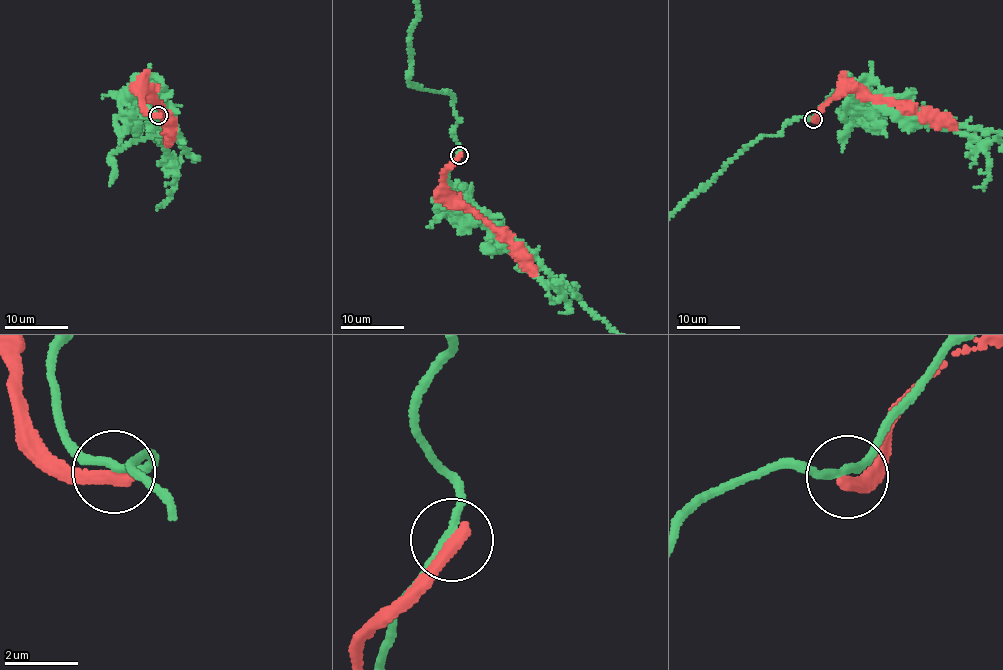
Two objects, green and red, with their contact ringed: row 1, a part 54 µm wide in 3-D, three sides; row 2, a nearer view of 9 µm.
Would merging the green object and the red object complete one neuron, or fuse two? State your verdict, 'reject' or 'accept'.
reject

